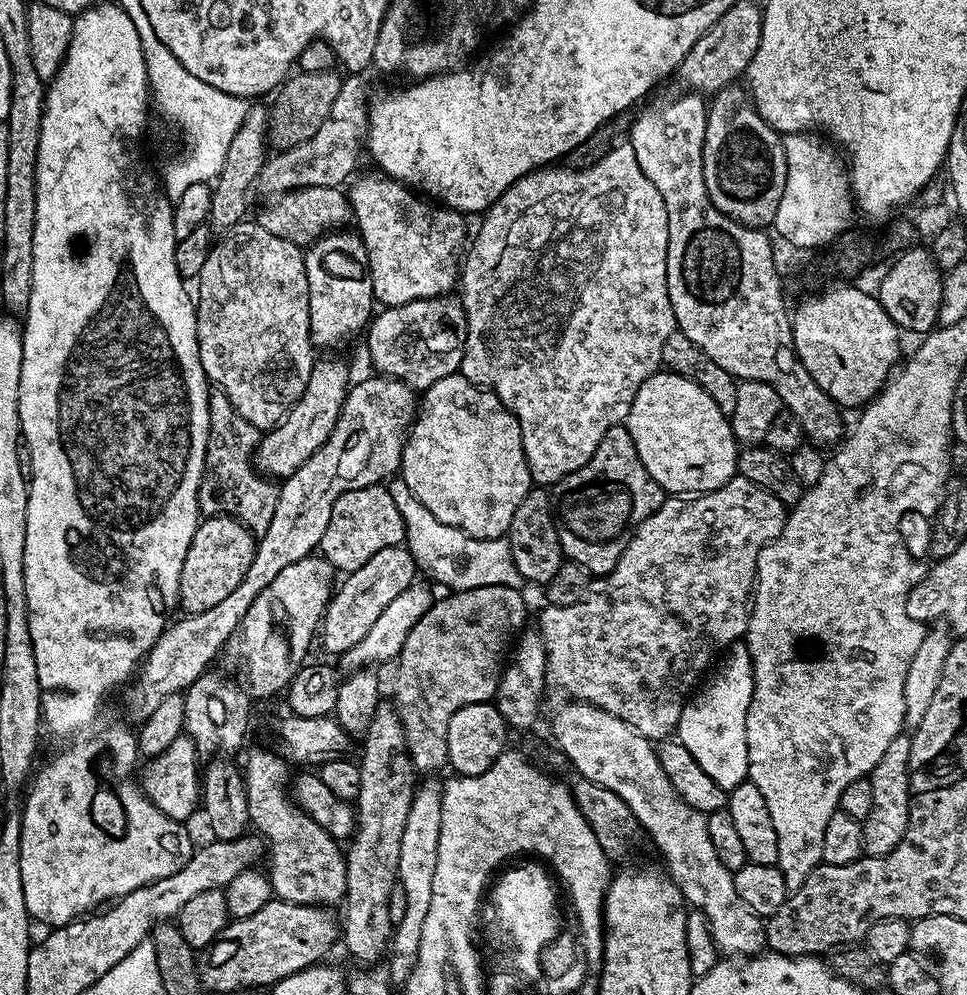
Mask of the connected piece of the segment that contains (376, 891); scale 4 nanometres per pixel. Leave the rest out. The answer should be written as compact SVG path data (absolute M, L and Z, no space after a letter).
M395 711L377 712L362 741L364 753L358 757L361 790L354 801L358 831L346 848L348 865L344 893L348 906L344 916L342 912L342 948L344 944L345 950L357 960L357 965L371 966L390 948L394 931L394 918L390 914L390 890L398 883L402 830L406 830L406 814L410 814L418 776L406 746L404 727L400 725L400 717Z

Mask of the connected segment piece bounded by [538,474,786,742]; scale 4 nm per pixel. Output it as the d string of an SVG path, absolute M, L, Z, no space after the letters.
M738 474L733 476L732 481L728 484L724 484L713 492L701 492L691 498L665 499L664 505L654 514L650 514L650 518L643 520L636 528L622 558L618 558L618 566L614 566L614 570L607 576L595 581L594 590L588 593L588 597L574 606L548 604L545 607L545 612L540 616L538 630L542 634L546 646L548 674L551 683L554 682L562 691L569 692L572 695L569 697L573 701L592 704L595 708L601 708L622 718L622 722L634 726L638 730L638 734L642 734L646 739L653 742L667 741L671 737L668 735L671 732L673 735L679 729L682 710L693 695L694 689L701 683L705 673L713 667L712 655L715 654L716 648L722 647L721 649L723 649L725 646L739 641L747 633L750 597L753 595L756 582L758 554L767 544L776 540L778 534L782 534L785 519L786 506L781 500L774 498L774 494L762 490L762 486L754 486L754 482L750 482Z

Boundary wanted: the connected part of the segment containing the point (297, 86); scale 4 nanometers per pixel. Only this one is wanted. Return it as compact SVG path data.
M336 70L328 72L297 71L289 75L275 93L272 108L268 113L268 143L273 149L283 150L298 146L298 142L306 142L306 138L314 138L318 126L326 122L326 114L330 114L330 106L334 106L334 98L338 98L338 90L342 79Z

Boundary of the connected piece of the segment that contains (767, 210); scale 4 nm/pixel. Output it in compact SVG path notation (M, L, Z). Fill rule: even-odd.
M733 82L726 85L711 97L706 118L706 142L704 143L704 177L710 202L722 214L734 222L748 228L767 229L775 225L778 214L778 202L782 202L782 190L786 186L786 154L781 133L773 130L752 107L752 98L747 87Z

